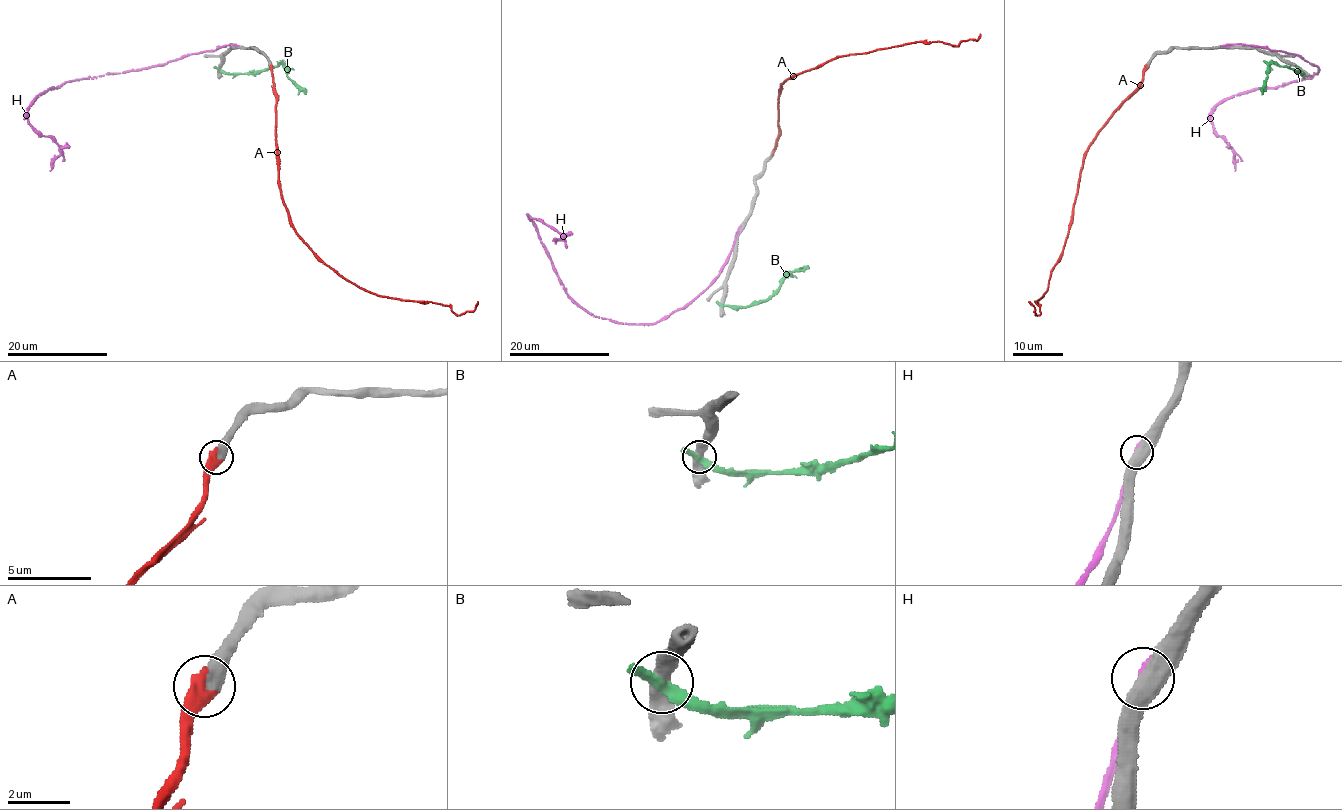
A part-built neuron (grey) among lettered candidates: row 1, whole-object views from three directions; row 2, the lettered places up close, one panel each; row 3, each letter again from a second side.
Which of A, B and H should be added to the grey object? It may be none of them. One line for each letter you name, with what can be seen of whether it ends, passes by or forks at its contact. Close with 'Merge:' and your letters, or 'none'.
A: it ends there
Merge: A

